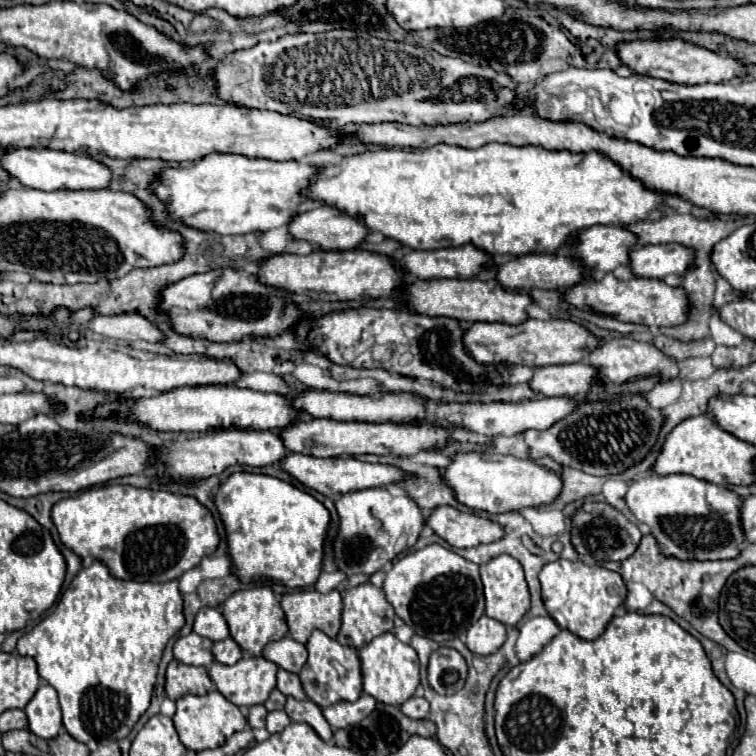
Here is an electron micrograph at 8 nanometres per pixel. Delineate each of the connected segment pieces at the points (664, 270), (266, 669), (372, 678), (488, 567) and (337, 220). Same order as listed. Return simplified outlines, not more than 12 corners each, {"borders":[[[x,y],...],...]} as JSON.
{"borders":[[[679,244],[631,248],[635,276],[683,274],[693,252]],[[245,656],[213,662],[209,676],[235,706],[263,704],[277,666]],[[391,632],[359,650],[363,692],[401,706],[419,686],[417,652]],[[513,556],[481,564],[485,614],[515,626],[529,590]],[[329,206],[295,214],[287,230],[323,250],[353,250],[359,218]]]}

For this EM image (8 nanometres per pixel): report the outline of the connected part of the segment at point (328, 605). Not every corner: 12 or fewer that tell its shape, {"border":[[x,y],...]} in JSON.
{"border":[[297,590],[281,598],[293,640],[335,638],[341,594]]}

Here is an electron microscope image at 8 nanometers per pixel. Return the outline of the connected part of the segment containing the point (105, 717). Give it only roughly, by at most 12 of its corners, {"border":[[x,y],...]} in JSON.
{"border":[[95,560],[19,638],[75,740],[125,738],[183,628],[177,580]]}

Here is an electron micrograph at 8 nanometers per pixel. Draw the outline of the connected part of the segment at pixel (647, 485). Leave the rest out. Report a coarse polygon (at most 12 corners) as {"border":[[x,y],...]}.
{"border":[[651,474],[625,502],[667,556],[733,558],[741,498]]}

